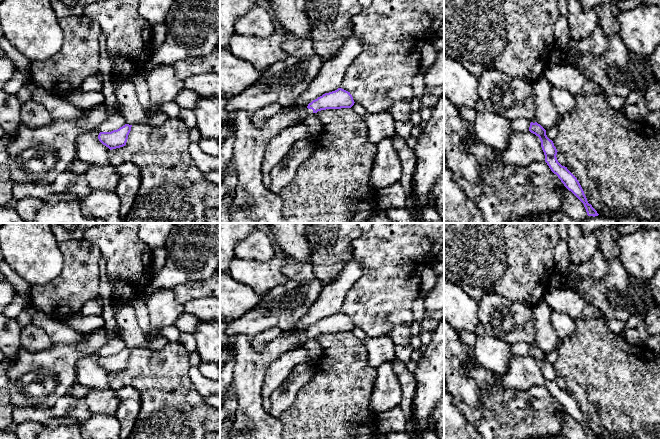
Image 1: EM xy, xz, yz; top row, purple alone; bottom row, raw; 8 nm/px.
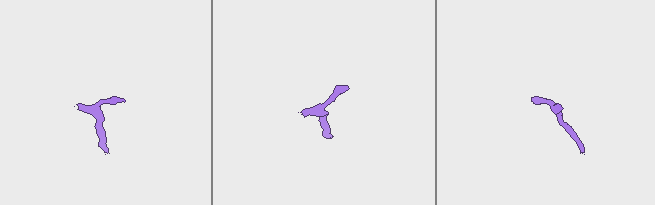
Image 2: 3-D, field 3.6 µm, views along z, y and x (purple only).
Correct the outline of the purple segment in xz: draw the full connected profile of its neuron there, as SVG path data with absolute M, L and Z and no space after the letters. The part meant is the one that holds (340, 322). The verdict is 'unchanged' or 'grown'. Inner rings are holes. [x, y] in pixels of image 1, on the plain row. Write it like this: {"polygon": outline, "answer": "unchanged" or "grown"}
{"polygon": "M338 312L313 324L307 331L282 333L261 351L252 347L248 336L237 335L233 386L238 408L233 422L235 436L231 439L283 439L281 421L263 408L261 391L268 367L284 352L304 345L312 337L351 332L354 327L350 316Z", "answer": "grown"}

